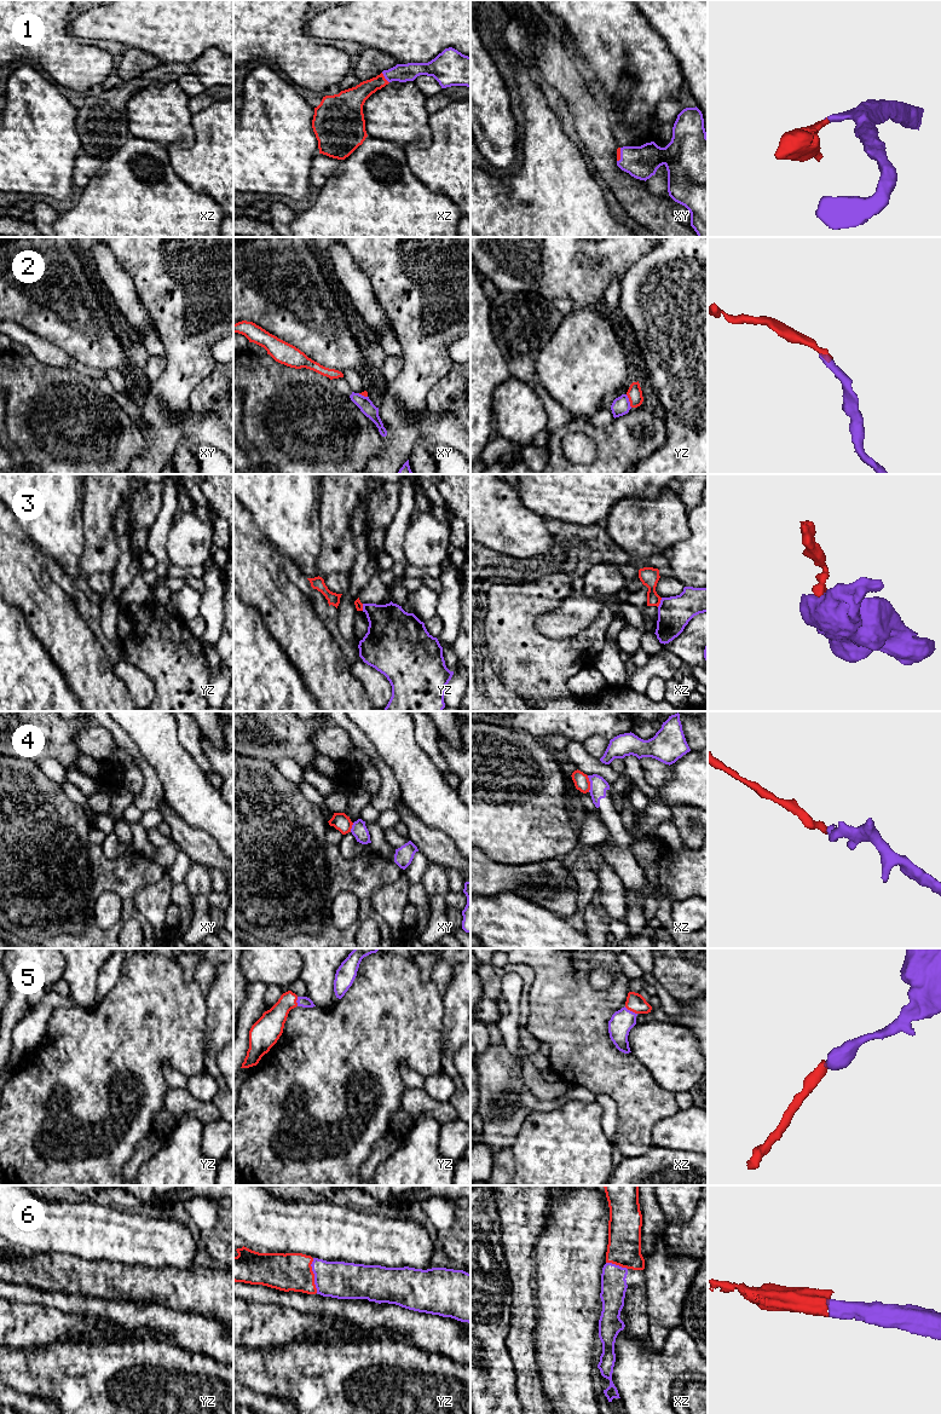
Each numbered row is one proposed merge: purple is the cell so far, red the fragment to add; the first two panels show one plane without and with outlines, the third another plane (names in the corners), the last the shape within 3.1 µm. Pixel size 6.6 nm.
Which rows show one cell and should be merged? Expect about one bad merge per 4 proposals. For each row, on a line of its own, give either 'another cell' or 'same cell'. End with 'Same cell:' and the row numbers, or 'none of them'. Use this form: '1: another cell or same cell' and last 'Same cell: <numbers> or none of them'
1: same cell
2: another cell
3: another cell
4: another cell
5: same cell
6: same cell
Same cell: 1, 5, 6

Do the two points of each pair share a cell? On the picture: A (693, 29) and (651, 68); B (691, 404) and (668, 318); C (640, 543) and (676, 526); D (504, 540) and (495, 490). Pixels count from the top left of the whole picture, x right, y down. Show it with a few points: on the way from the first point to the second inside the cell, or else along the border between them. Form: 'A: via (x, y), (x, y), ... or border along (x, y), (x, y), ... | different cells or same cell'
A: border along (652, 28), (667, 42), (683, 75) | different cells
B: via (691, 382), (690, 340) | same cell
C: via (648, 535), (657, 526), (668, 526) | same cell
D: via (504, 527), (495, 517), (495, 502) | same cell

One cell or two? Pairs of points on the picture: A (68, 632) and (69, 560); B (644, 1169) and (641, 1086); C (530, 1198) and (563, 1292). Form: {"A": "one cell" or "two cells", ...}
{"A": "two cells", "B": "two cells", "C": "two cells"}

